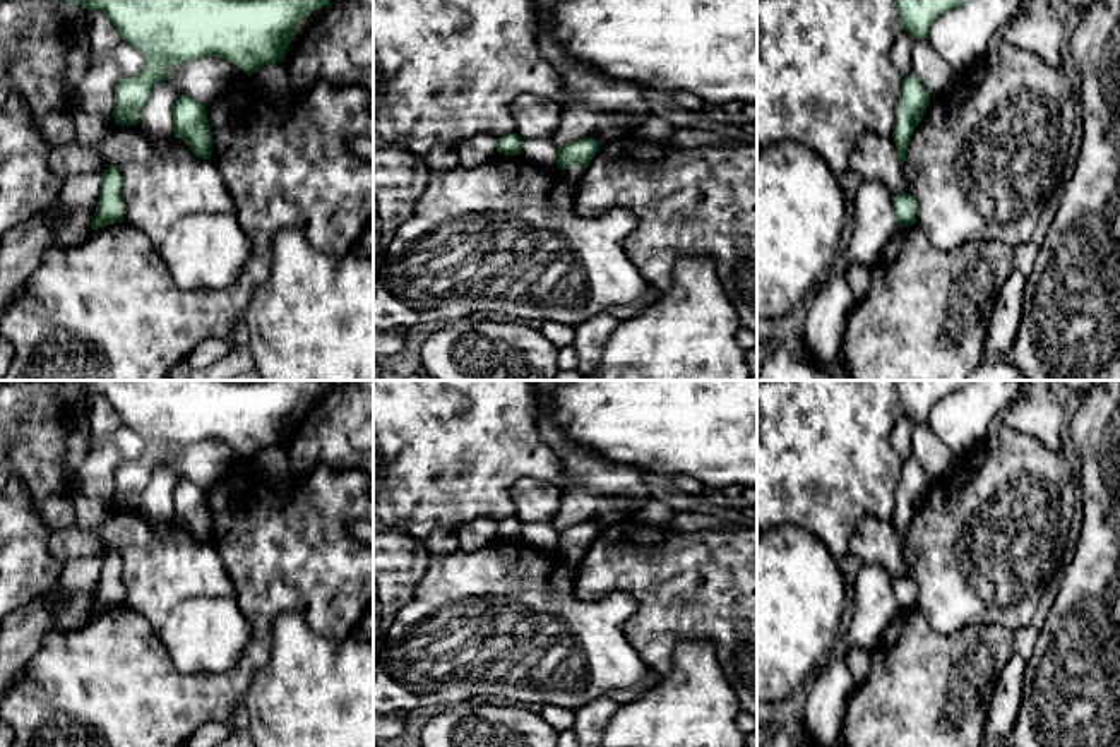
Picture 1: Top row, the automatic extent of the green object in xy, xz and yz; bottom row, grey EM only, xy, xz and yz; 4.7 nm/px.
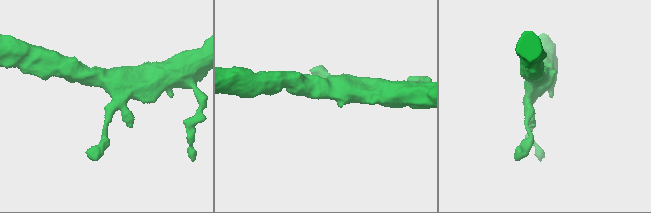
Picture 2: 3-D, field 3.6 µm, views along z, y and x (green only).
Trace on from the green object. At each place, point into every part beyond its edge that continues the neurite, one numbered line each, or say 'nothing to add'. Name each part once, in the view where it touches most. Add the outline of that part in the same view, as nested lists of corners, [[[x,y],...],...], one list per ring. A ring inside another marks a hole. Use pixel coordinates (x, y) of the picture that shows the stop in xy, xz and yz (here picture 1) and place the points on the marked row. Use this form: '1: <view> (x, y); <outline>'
1: xz (572, 175); [[[579,164],[574,168],[563,168],[562,175],[569,183],[575,185],[582,178],[584,171],[584,166]]]

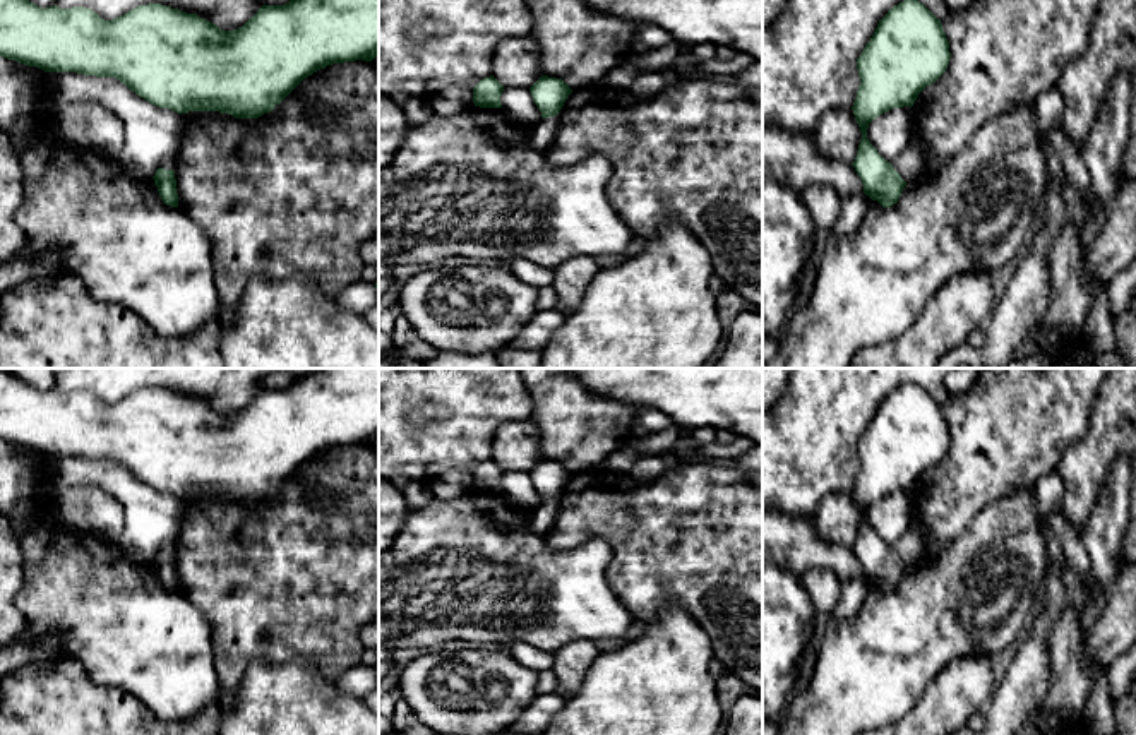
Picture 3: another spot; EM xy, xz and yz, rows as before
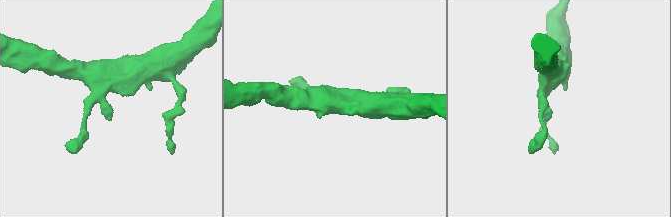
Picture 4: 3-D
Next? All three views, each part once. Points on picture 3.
nothing to add

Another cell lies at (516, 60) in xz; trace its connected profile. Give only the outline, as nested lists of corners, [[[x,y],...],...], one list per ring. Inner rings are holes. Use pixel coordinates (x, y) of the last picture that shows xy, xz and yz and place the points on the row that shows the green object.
[[[533,36],[505,38],[493,51],[493,77],[504,87],[531,87],[541,72],[541,50]]]

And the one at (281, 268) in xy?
[[[374,62],[327,65],[303,79],[272,111],[259,118],[188,111],[182,113],[182,120],[183,135],[173,170],[178,207],[212,240],[219,308],[197,331],[163,338],[127,307],[93,300],[82,279],[74,274],[22,281],[0,296],[0,368],[224,368],[219,343],[250,279],[308,274],[331,298],[362,279],[367,264],[360,257],[360,245],[379,230],[379,67]],[[314,108],[334,113],[338,122],[331,127],[314,123]]]

